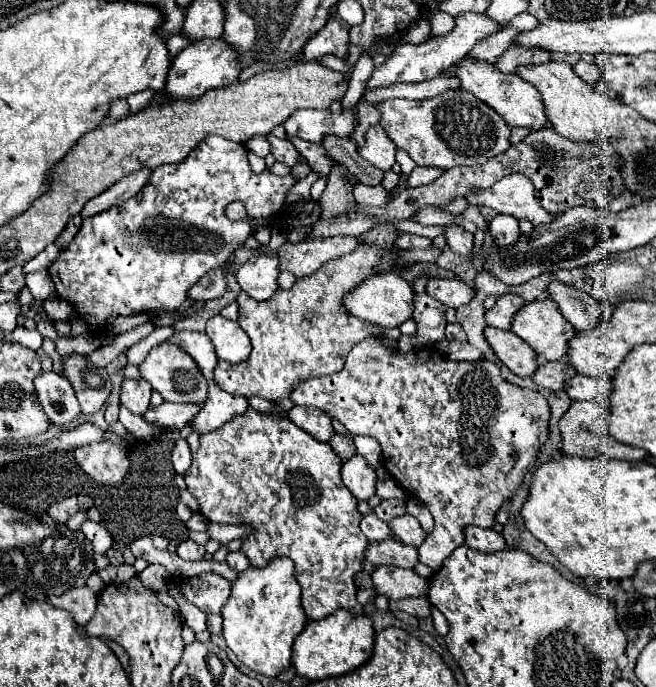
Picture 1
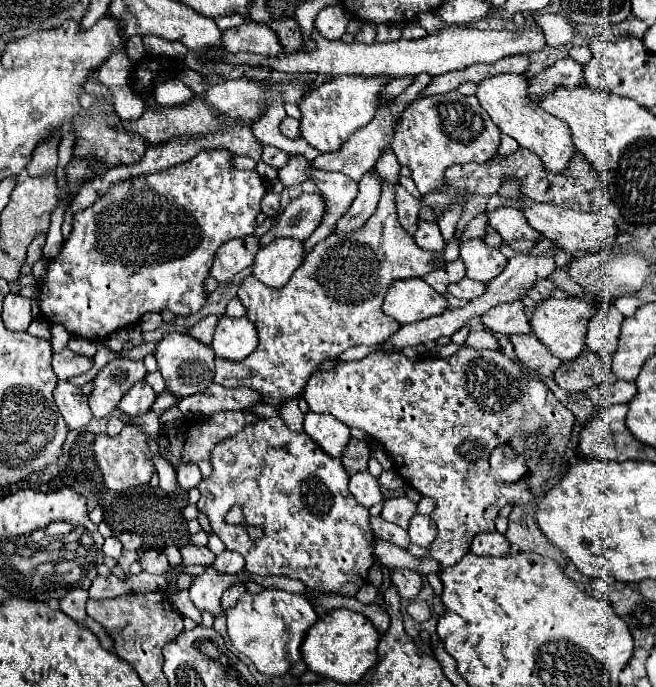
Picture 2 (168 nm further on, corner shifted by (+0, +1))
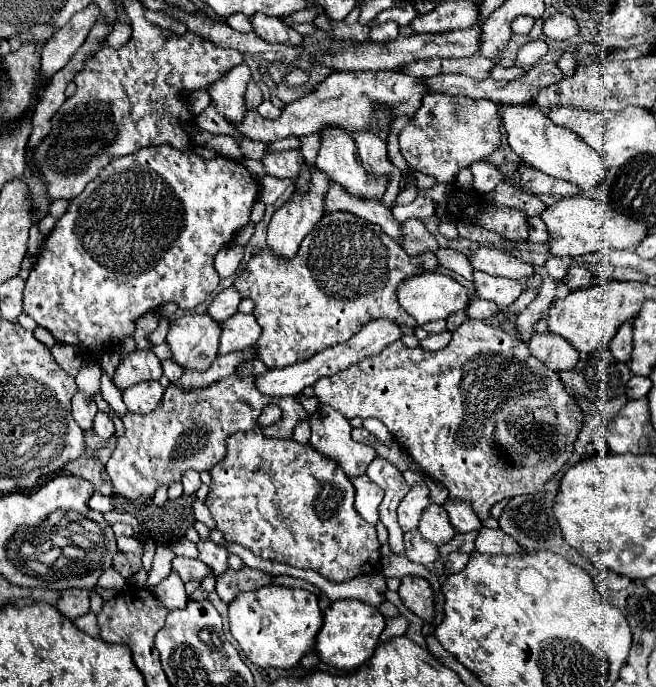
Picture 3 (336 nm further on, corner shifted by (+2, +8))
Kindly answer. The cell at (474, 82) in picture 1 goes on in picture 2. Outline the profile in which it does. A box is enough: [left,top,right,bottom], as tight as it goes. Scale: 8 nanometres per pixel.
[475,74,577,172]

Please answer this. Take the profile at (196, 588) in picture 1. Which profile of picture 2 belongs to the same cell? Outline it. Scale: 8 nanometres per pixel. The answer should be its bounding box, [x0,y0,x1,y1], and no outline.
[221,584,245,608]

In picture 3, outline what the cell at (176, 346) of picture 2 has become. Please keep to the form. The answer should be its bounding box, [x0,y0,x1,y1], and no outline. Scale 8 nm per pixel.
[167,313,221,371]

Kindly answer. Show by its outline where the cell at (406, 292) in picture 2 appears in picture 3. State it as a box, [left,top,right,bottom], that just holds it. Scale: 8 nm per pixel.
[397,273,469,325]

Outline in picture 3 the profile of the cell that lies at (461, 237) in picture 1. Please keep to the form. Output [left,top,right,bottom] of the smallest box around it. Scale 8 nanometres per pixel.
[469,247,533,279]

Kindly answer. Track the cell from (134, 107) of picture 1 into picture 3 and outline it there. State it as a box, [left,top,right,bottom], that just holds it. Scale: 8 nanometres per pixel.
[227,13,251,33]

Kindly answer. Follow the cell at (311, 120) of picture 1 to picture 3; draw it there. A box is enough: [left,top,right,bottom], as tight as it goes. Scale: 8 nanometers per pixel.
[315,127,389,201]

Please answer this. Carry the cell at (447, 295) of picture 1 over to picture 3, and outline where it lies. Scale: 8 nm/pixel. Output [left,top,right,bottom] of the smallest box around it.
[475,271,523,311]

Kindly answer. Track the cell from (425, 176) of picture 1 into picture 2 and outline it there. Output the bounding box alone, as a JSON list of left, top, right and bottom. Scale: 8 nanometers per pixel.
[260,194,325,247]

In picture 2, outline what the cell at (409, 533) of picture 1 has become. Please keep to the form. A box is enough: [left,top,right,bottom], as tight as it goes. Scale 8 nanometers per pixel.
[407,514,437,548]

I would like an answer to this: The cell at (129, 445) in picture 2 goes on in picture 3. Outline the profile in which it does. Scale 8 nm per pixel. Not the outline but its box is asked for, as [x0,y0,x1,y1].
[105,373,311,505]

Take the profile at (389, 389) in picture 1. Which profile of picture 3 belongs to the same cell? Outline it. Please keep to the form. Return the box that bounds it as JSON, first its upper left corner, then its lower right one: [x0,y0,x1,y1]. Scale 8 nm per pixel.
[313,321,585,521]

